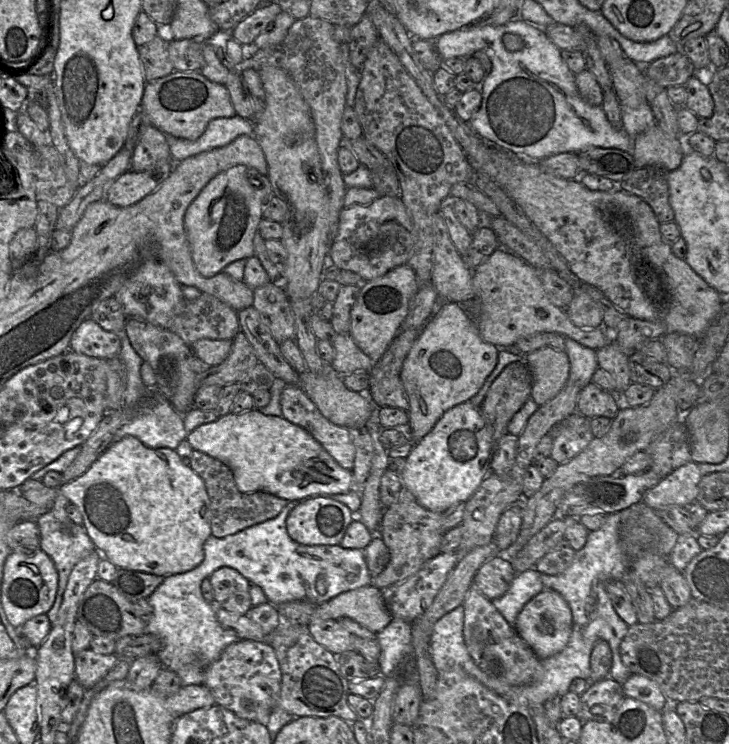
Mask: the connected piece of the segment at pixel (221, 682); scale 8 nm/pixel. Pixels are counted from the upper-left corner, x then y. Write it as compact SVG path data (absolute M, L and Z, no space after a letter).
M239 640L227 646L219 659L207 668L203 685L210 690L215 705L232 711L239 718L259 722L266 726L277 705L281 678L280 665L270 644Z

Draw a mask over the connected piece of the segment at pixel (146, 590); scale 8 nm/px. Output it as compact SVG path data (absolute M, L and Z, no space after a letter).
M118 568L111 584L120 595L133 603L139 599L148 599L163 580L162 576Z

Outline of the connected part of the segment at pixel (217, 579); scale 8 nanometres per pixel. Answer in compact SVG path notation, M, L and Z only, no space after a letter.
M221 567L209 577L213 588L214 605L229 613L245 615L252 607L251 583L237 570Z

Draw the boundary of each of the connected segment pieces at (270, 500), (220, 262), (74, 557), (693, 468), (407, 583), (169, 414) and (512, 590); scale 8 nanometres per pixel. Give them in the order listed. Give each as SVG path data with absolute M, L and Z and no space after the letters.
M193 450L191 468L203 479L209 497L211 535L224 538L253 525L275 518L289 501L268 492L242 493L236 486L231 469L222 461Z
M246 165L232 166L205 185L184 215L192 260L201 276L212 277L232 262L255 255L270 281L281 282L281 268L270 261L265 240L257 233L263 211L273 195L269 178Z
M50 511L40 516L36 522L40 530L40 549L51 557L58 571L55 601L46 613L51 625L54 625L74 566L97 549L83 525L64 526Z
M688 462L650 488L643 495L642 501L654 511L671 505L685 507L696 501L701 477L698 464Z
M439 553L429 559L412 576L384 588L382 590L383 598L392 617L399 618L408 623L415 621L431 606L436 595L458 562L459 558L455 553Z
M154 393L154 397L156 404L151 411L135 417L118 429L114 442L126 436L133 436L149 448L176 450L180 442L186 439L183 416L177 413L161 395Z
M533 568L518 573L508 591L502 597L491 602L508 624L515 626L517 616L526 603L543 589L541 573Z

